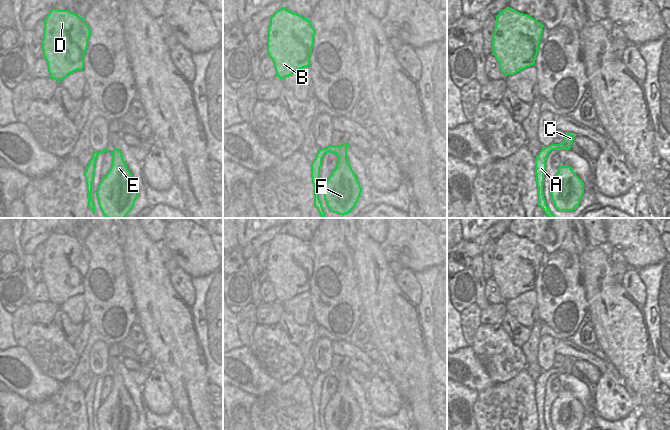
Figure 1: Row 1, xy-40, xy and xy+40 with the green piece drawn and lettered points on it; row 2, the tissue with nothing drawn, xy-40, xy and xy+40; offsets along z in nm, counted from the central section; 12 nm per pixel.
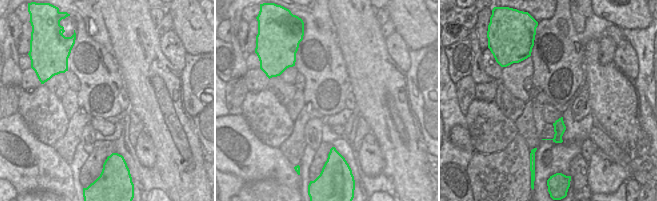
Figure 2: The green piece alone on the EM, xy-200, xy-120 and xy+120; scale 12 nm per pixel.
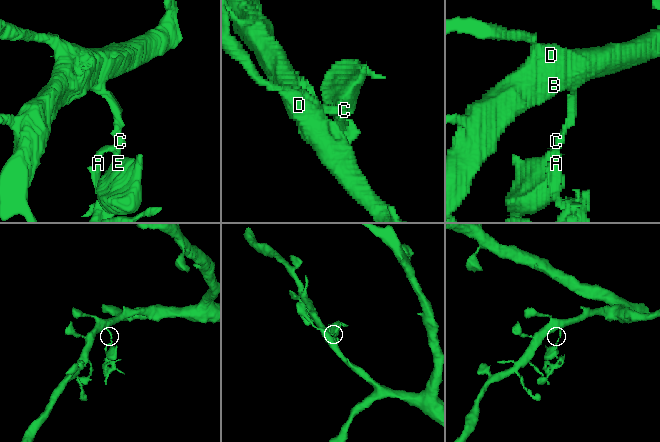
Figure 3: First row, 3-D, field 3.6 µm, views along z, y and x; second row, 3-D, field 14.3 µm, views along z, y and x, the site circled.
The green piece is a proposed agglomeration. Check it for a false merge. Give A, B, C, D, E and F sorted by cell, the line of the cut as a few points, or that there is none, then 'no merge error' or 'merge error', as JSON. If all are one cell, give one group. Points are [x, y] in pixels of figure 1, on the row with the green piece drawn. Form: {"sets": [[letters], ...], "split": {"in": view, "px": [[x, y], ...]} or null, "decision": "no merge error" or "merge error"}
{"sets": [["A", "E", "F"], ["B", "C", "D"]], "split": {"in": "xy+40", "px": [[562, 142], [567, 149]]}, "decision": "merge error"}

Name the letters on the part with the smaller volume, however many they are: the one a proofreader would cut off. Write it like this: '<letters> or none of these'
A, E, F

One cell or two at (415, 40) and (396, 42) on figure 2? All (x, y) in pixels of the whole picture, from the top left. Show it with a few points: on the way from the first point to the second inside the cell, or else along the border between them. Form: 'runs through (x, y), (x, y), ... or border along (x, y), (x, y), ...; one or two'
border along (395, 31), (405, 42), (409, 50); two

